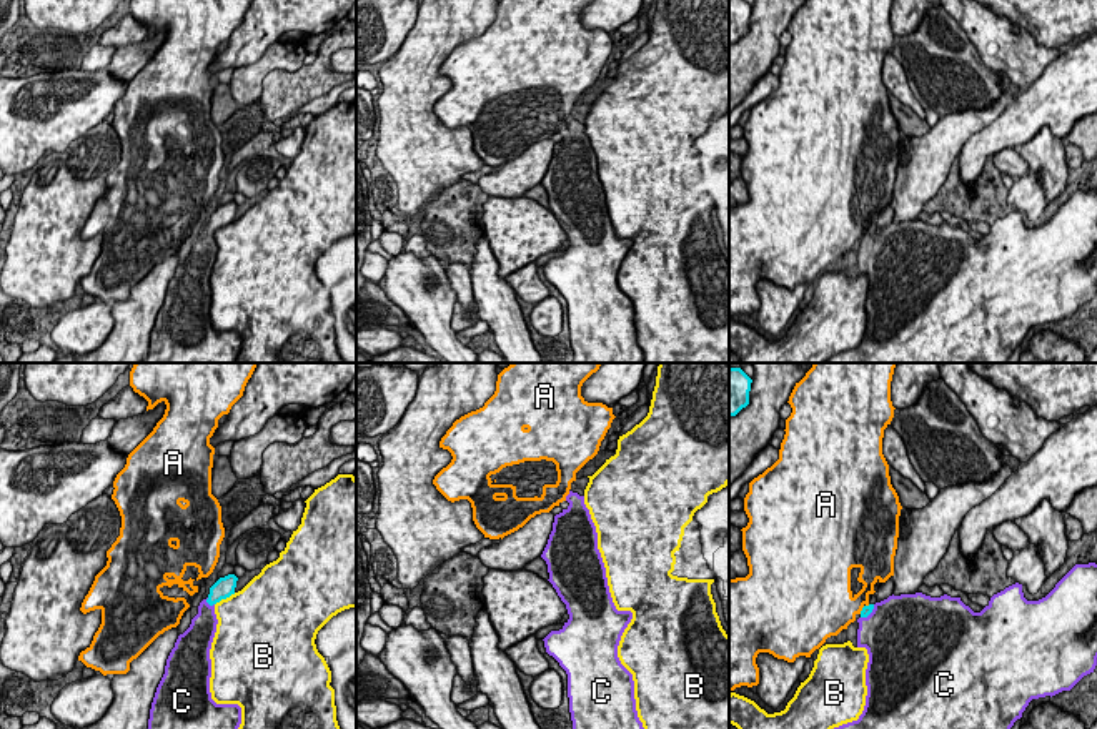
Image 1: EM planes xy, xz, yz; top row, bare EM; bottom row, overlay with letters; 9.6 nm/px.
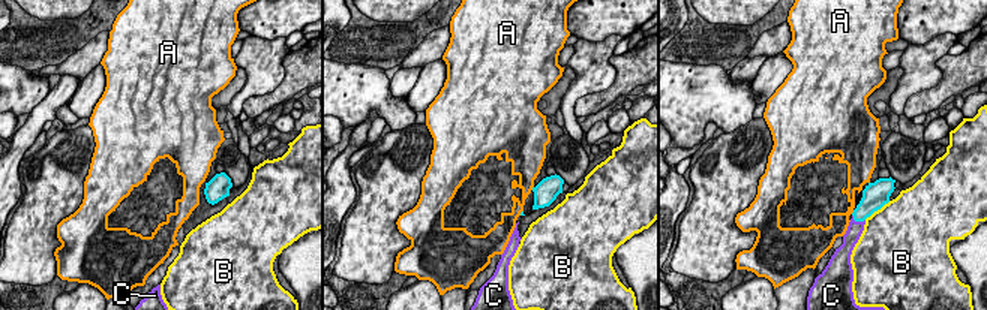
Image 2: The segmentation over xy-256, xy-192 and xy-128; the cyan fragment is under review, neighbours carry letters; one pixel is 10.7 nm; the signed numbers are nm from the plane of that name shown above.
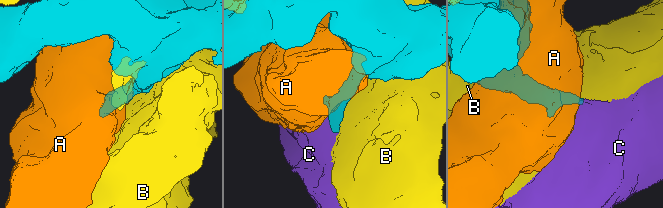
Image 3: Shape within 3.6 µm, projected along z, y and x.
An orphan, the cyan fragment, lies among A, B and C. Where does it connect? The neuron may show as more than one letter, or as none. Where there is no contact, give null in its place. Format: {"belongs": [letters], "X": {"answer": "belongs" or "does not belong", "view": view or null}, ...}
{"belongs": ["C"], "A": {"answer": "does not belong", "view": "yz"}, "B": {"answer": "does not belong", "view": "xy"}, "C": {"answer": "belongs", "view": "xy"}}

